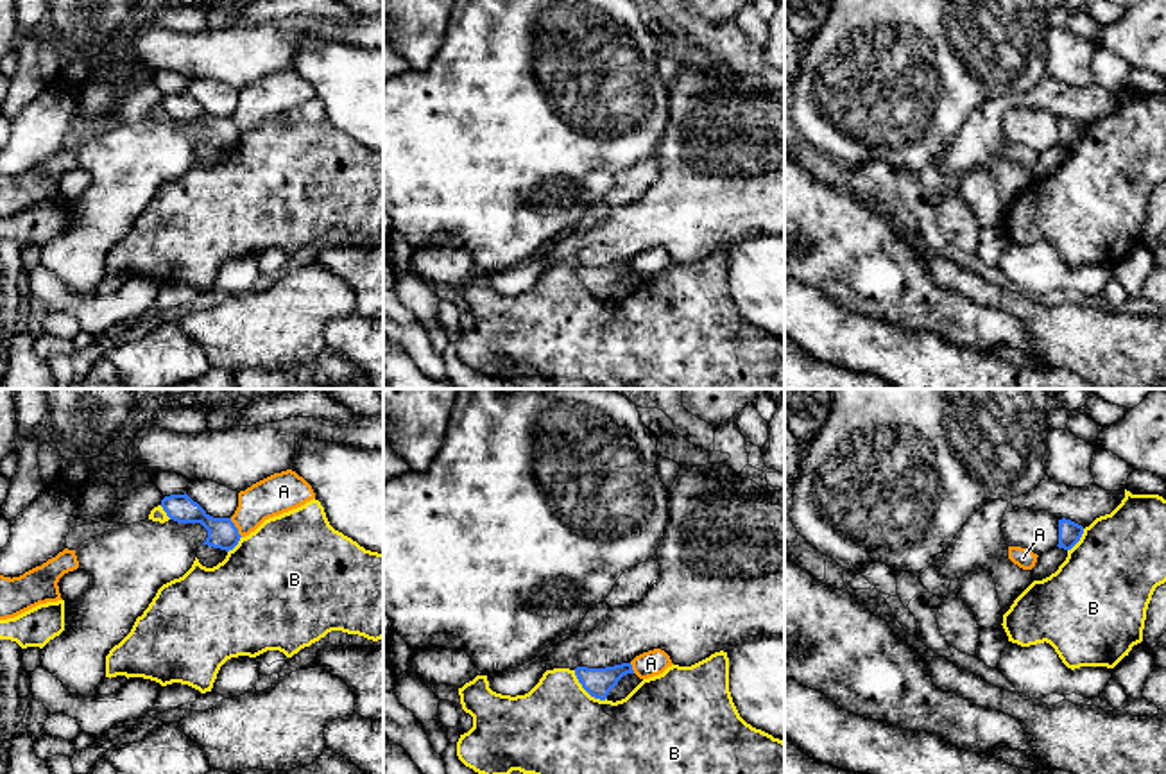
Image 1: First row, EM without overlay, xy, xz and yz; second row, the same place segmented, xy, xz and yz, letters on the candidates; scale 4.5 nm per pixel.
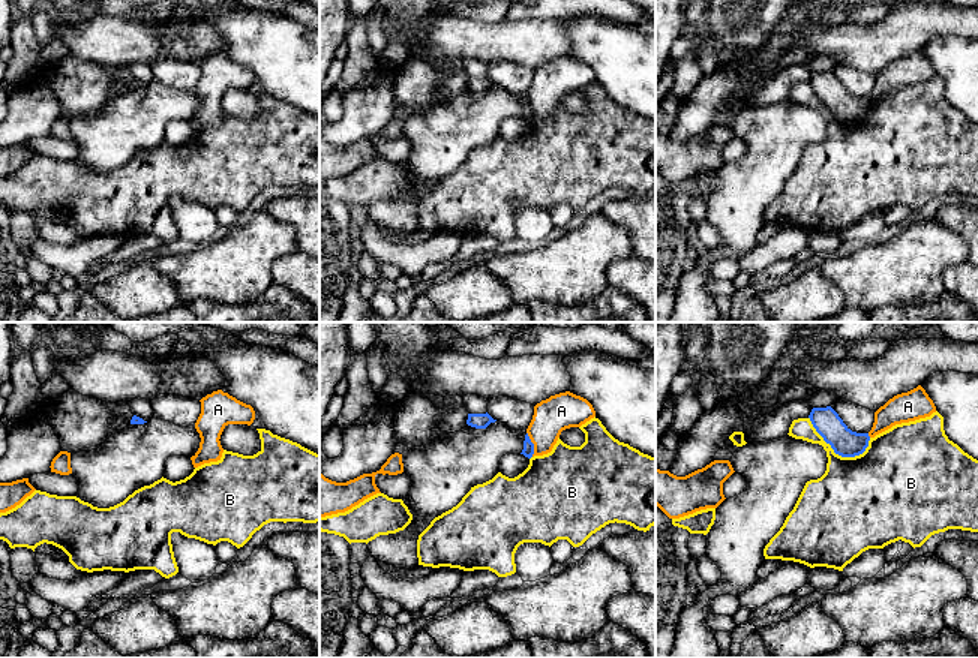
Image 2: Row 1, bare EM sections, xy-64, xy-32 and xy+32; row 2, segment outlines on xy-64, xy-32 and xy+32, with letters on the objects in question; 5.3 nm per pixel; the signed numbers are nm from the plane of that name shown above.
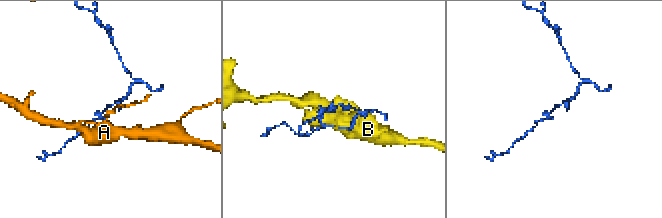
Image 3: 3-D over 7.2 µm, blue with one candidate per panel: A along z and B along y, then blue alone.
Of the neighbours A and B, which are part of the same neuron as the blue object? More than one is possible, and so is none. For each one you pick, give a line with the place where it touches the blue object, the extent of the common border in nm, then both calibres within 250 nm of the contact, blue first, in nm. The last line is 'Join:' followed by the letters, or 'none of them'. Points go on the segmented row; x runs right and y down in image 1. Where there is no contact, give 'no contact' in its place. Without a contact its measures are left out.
Join: none of them

